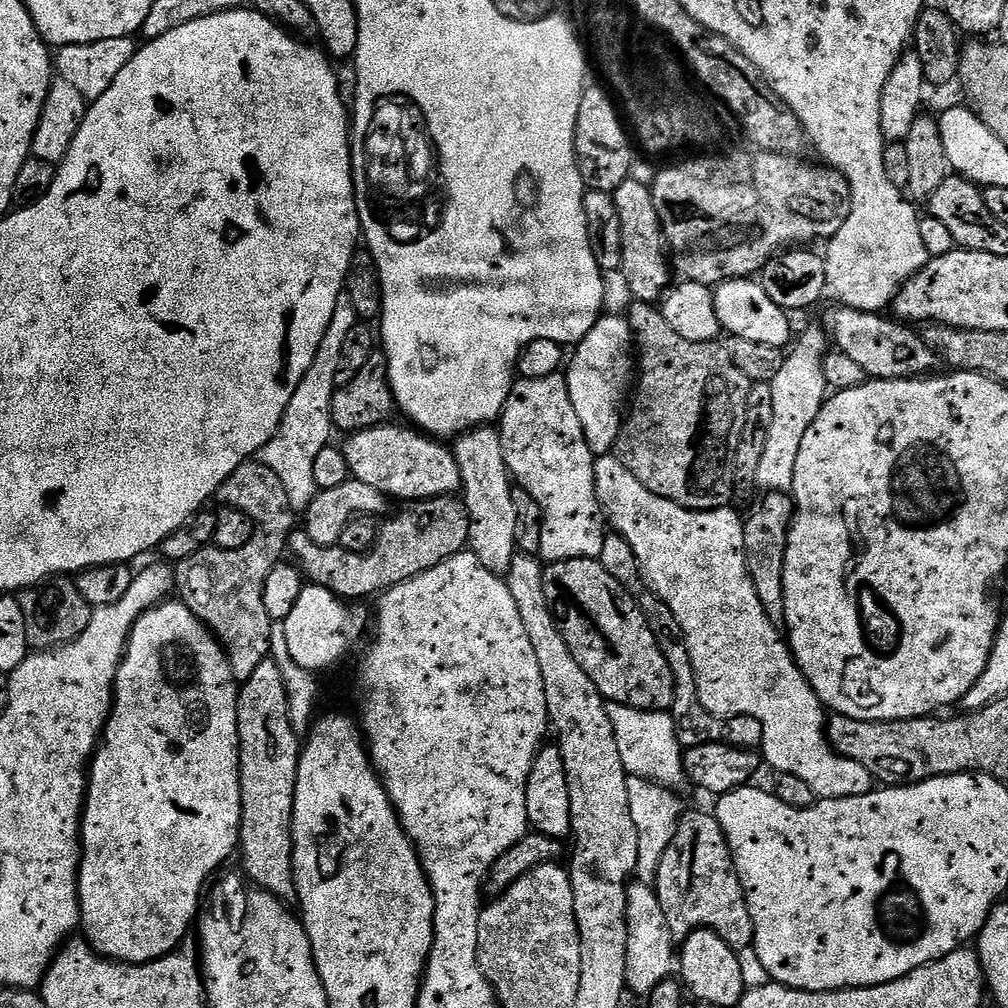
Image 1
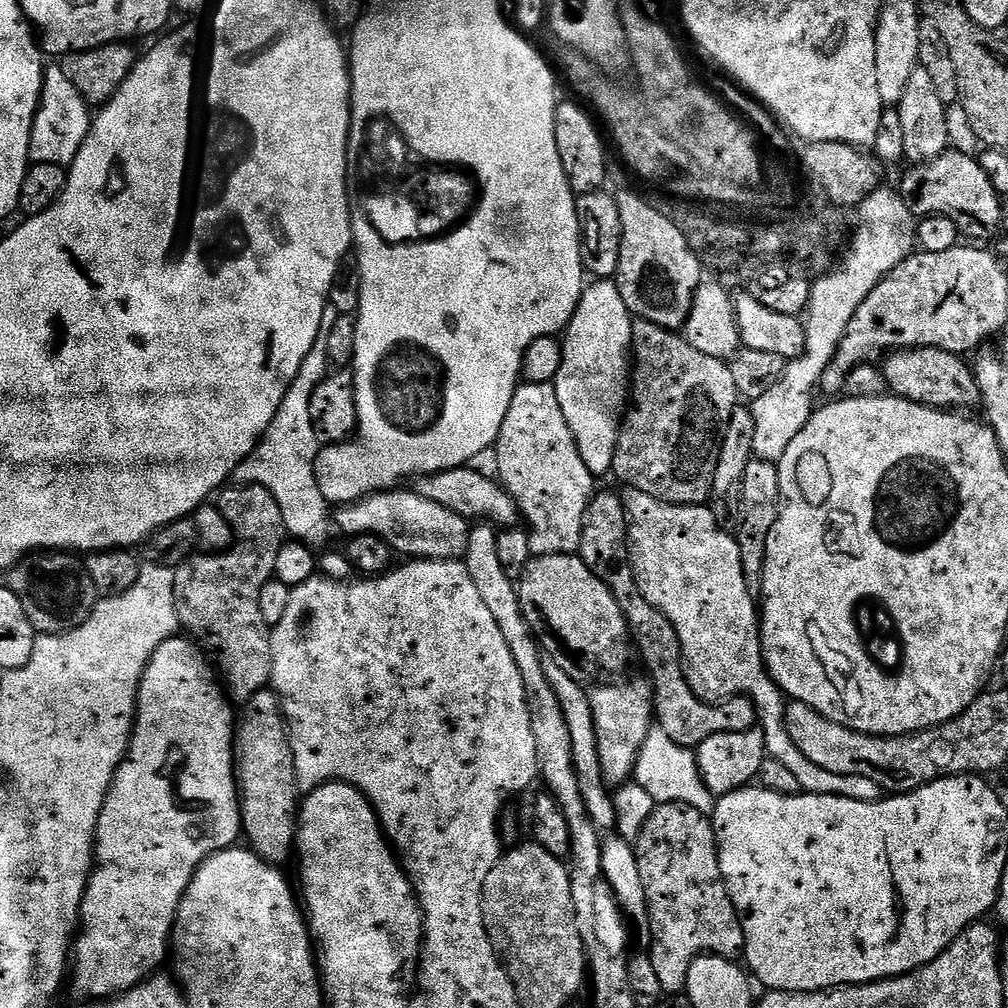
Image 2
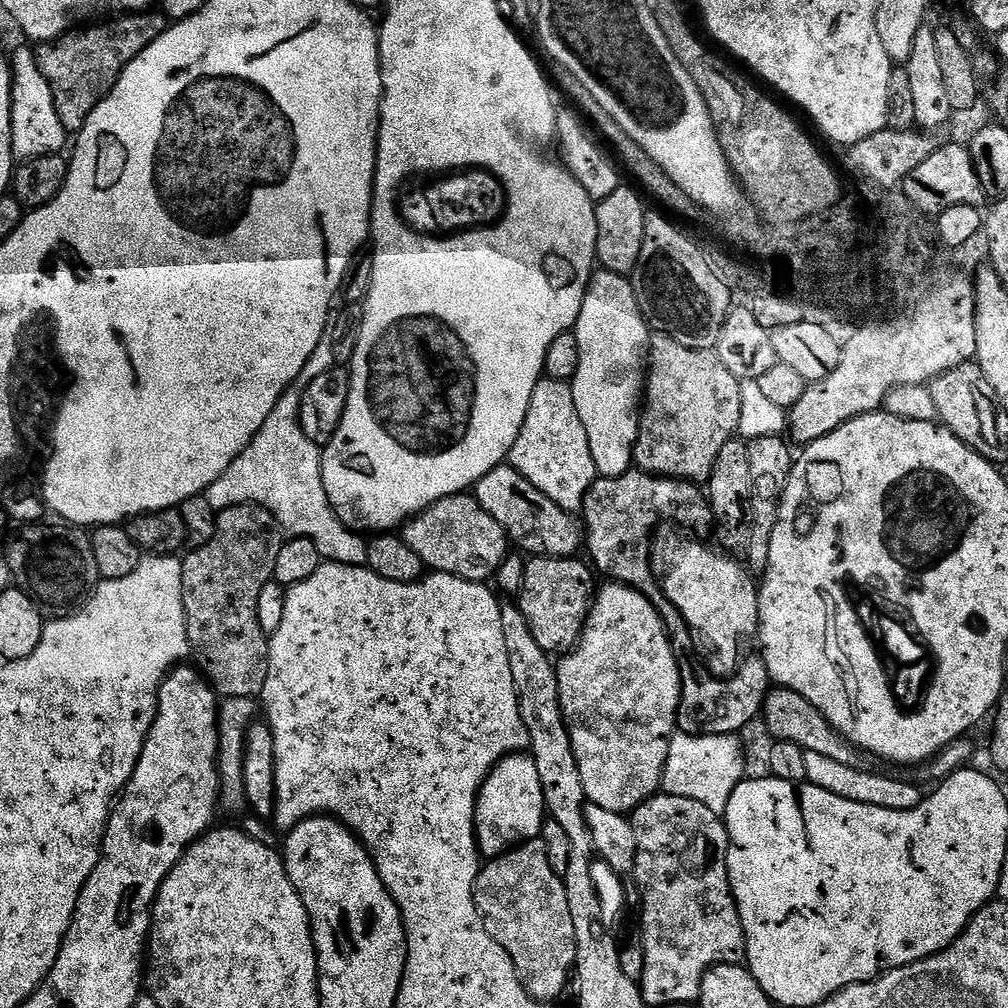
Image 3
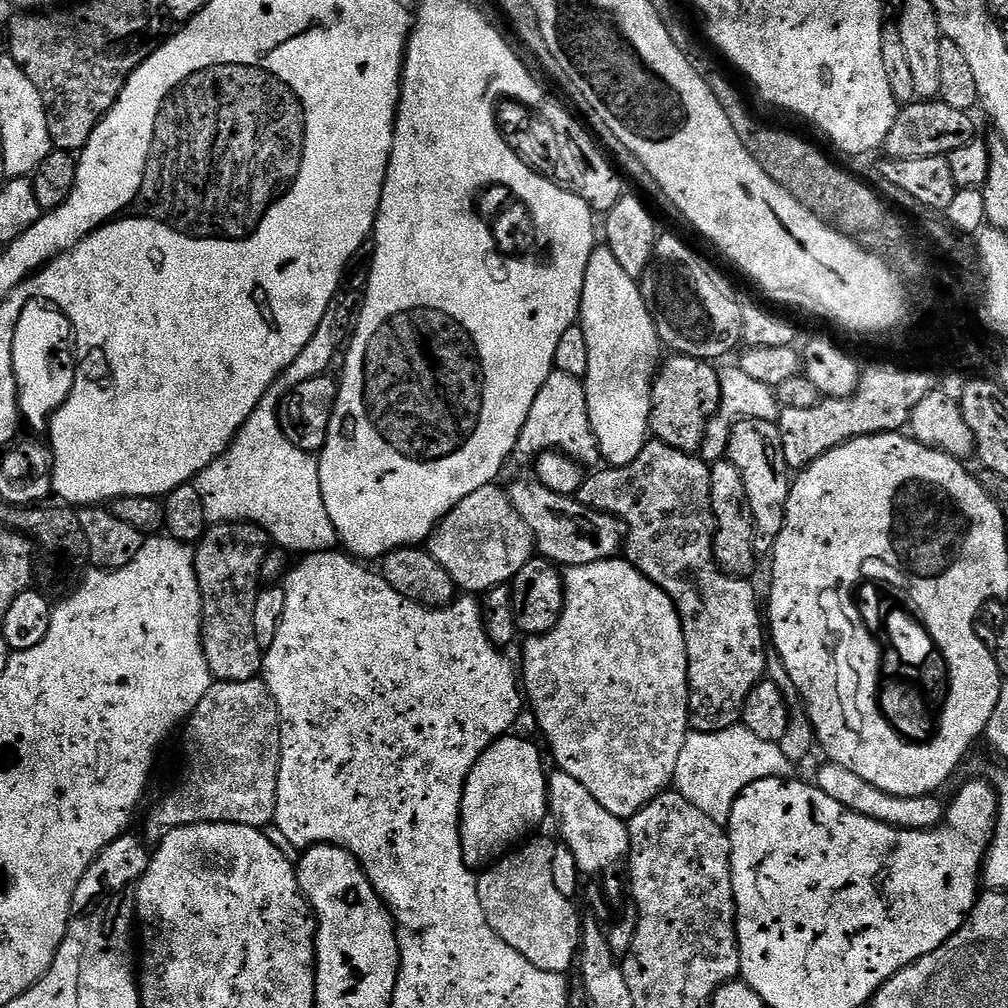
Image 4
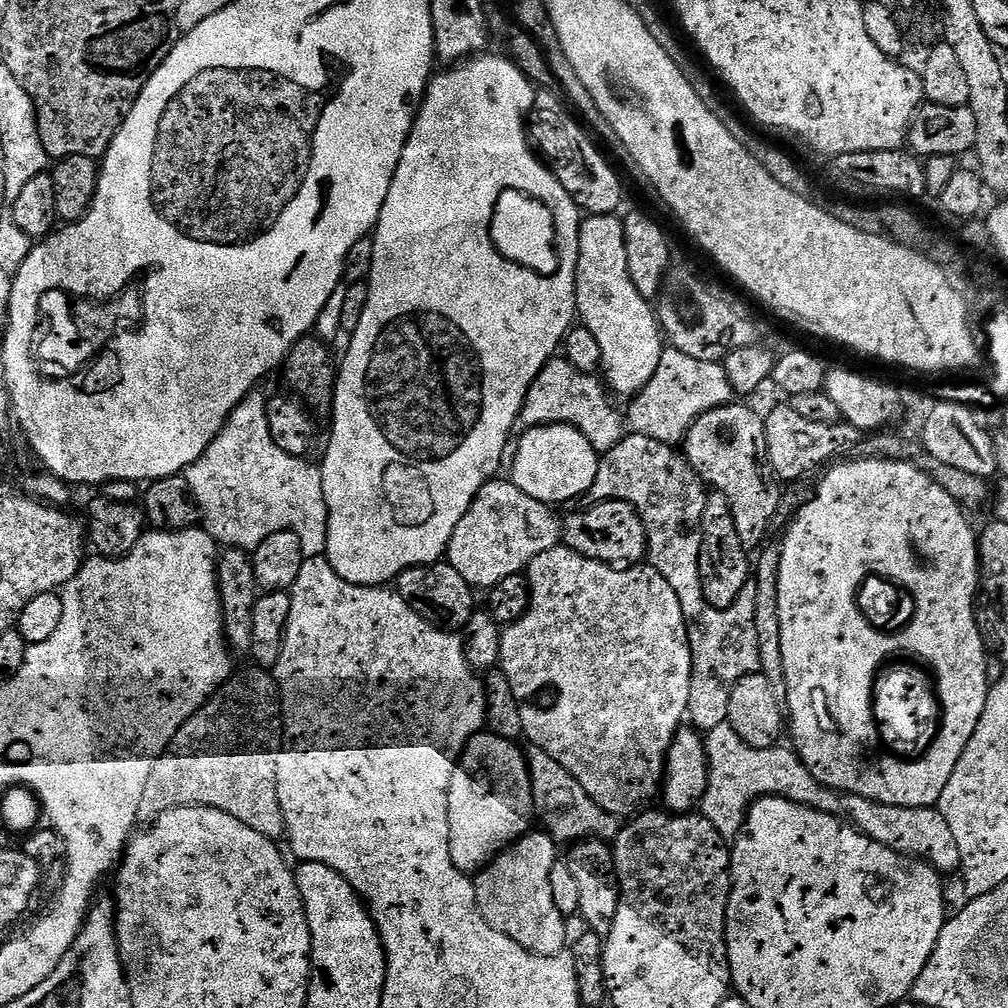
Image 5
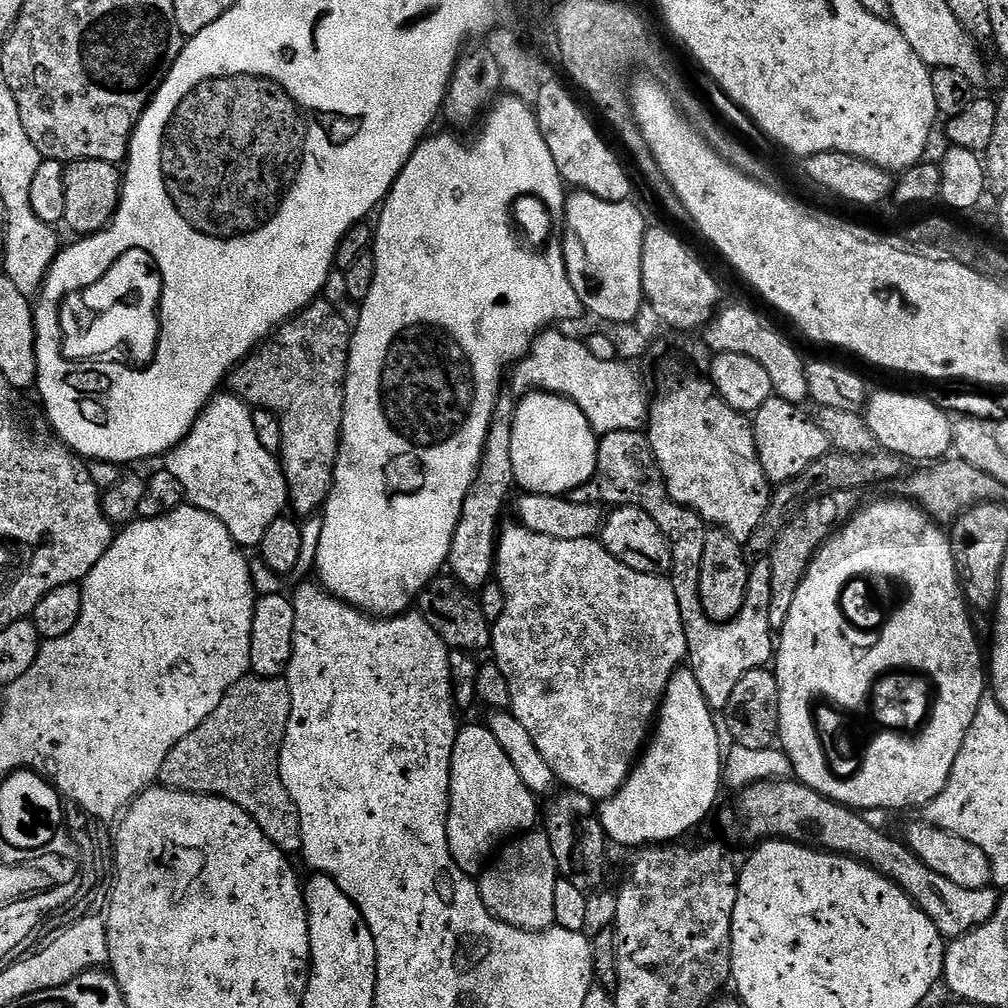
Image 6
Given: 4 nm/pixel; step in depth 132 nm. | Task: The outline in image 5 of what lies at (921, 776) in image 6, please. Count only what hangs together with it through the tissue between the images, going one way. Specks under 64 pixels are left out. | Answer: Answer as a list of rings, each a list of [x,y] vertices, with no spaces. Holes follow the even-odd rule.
[[[849,458],[845,464],[833,463],[831,467],[823,473],[824,477],[820,480],[820,485],[816,488],[816,497],[808,500],[800,508],[800,513],[792,520],[792,525],[788,528],[788,533],[784,536],[784,546],[779,547],[780,554],[780,589],[778,590],[778,618],[782,626],[782,662],[786,666],[786,682],[783,691],[786,693],[786,706],[790,715],[790,736],[792,732],[791,747],[794,749],[801,762],[808,767],[810,774],[814,774],[814,778],[818,778],[818,782],[822,782],[827,788],[834,788],[841,794],[849,794],[870,798],[876,802],[882,802],[888,806],[910,806],[911,808],[931,808],[936,806],[939,799],[942,798],[942,792],[949,782],[950,776],[954,773],[954,768],[958,765],[958,760],[962,757],[962,752],[970,743],[970,738],[977,729],[978,720],[981,718],[986,708],[987,694],[990,685],[990,677],[988,678],[988,660],[990,661],[990,653],[984,643],[980,627],[976,625],[976,614],[978,611],[978,593],[981,591],[980,583],[980,542],[978,539],[977,529],[972,529],[972,524],[968,521],[969,513],[966,511],[965,505],[959,500],[955,500],[950,494],[935,481],[935,478],[919,468],[917,464],[910,461],[894,461],[887,459],[859,459]],[[900,668],[921,668],[921,673],[928,674],[933,668],[935,679],[941,680],[944,684],[944,700],[948,700],[948,724],[944,724],[944,736],[940,736],[940,744],[936,744],[936,752],[932,752],[932,756],[922,761],[905,760],[901,765],[896,763],[896,692],[891,688],[893,680],[899,679],[902,672]]]

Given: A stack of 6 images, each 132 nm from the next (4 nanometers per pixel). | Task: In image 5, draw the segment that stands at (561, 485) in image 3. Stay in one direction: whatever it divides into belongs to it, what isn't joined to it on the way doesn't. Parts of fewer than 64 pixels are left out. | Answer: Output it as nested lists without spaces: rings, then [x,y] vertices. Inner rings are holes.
[[[553,358],[538,378],[534,378],[516,419],[516,428],[525,433],[539,424],[573,424],[594,446],[594,450],[603,454],[626,434],[624,420],[611,399],[613,397],[599,375],[578,370],[569,360]]]

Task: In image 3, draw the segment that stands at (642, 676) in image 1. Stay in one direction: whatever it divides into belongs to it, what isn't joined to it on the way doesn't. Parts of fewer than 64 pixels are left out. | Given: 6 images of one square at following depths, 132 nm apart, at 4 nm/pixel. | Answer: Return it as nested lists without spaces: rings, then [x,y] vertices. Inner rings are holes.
[[[532,556],[526,563],[518,607],[526,618],[526,626],[530,626],[530,634],[534,634],[544,652],[567,654],[584,633],[584,623],[598,588],[592,581],[593,569],[585,561],[584,564],[580,558],[570,556]]]

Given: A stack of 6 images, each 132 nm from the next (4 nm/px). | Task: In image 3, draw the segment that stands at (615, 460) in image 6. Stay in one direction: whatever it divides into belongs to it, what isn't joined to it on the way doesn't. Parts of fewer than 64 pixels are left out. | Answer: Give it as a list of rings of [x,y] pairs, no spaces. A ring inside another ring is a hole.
[[[629,470],[621,476],[600,476],[584,496],[582,528],[586,533],[586,552],[588,548],[589,554],[592,555],[591,567],[599,575],[601,572],[602,575],[608,576],[604,578],[609,581],[637,588],[642,595],[650,598],[650,602],[659,610],[661,618],[664,619],[664,625],[668,628],[668,636],[672,640],[672,648],[676,651],[676,657],[680,663],[680,677],[682,678],[678,728],[680,732],[691,736],[735,736],[743,733],[743,728],[755,716],[757,719],[763,713],[764,700],[770,691],[768,667],[760,658],[745,659],[735,673],[727,678],[717,678],[707,671],[705,665],[698,659],[698,644],[694,639],[692,629],[688,627],[688,623],[684,621],[682,614],[674,606],[674,602],[670,602],[670,598],[666,598],[655,574],[652,573],[652,538],[657,528],[675,526],[681,530],[704,534],[700,532],[706,531],[707,528],[709,531],[713,524],[712,506],[705,489],[701,485],[693,484],[690,480],[671,480],[665,476],[652,476],[648,472]]]

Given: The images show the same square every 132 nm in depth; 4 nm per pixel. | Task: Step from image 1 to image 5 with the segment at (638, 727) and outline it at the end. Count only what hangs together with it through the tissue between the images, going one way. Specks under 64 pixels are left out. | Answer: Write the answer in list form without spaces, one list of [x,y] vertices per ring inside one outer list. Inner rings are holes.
[[[727,723],[714,726],[714,730],[707,732],[704,749],[708,751],[708,786],[698,808],[707,820],[714,822],[714,830],[729,842],[740,835],[749,808],[762,796],[785,796],[787,800],[805,804],[808,808],[829,812],[831,816],[843,817],[847,813],[847,799],[836,789],[818,782],[791,747],[755,748],[744,742]]]

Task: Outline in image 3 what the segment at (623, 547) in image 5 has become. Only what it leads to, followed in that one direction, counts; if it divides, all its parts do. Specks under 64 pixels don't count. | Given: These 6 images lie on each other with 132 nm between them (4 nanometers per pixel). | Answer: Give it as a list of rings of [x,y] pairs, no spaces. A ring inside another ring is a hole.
[[[511,463],[499,464],[490,474],[480,479],[474,489],[478,503],[488,514],[502,526],[508,535],[509,541],[516,544],[521,553],[532,556],[570,556],[575,557],[576,552],[582,548],[582,528],[577,517],[571,512],[562,510],[558,502],[546,498],[534,482],[522,478],[518,470],[512,468]]]

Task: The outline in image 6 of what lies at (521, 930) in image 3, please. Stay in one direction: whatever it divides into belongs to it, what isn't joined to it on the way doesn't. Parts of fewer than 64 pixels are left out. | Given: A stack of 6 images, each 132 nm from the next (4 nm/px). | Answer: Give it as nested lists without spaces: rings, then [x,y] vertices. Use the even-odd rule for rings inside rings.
[[[529,830],[505,843],[495,853],[494,859],[480,873],[478,883],[480,897],[490,915],[515,928],[545,932],[556,922],[554,886],[557,879],[554,850],[550,850],[550,838],[546,838],[543,830]]]

